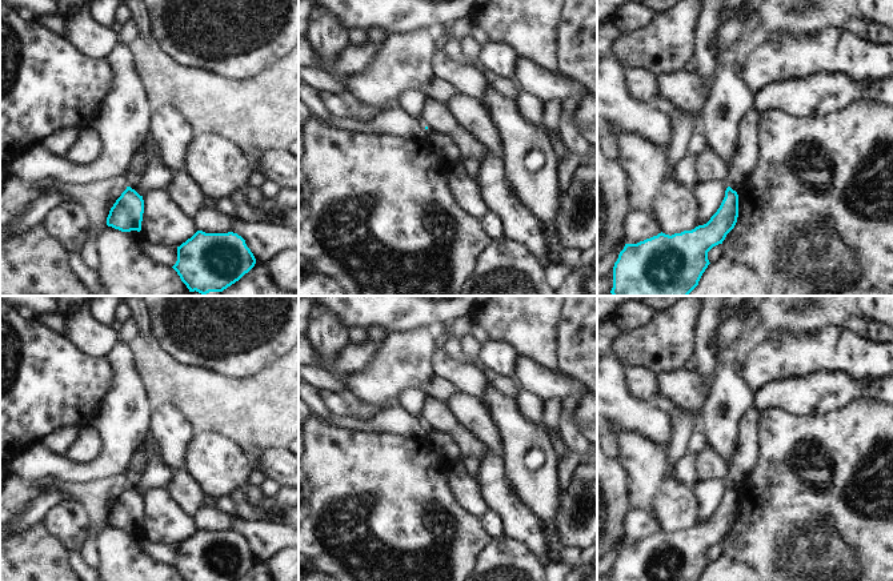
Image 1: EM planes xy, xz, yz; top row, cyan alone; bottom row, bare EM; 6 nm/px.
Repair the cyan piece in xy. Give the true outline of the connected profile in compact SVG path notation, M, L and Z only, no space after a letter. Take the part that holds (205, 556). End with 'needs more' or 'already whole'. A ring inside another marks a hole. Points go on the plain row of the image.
M197 529L177 545L177 560L172 565L183 581L236 581L256 562L256 557L237 532L205 532Z; already whole

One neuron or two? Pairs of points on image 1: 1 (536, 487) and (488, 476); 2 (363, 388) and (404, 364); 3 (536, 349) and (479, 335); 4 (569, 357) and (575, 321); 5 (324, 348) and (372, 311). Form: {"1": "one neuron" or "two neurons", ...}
{"1": "two neurons", "2": "one neuron", "3": "two neurons", "4": "one neuron", "5": "two neurons"}

